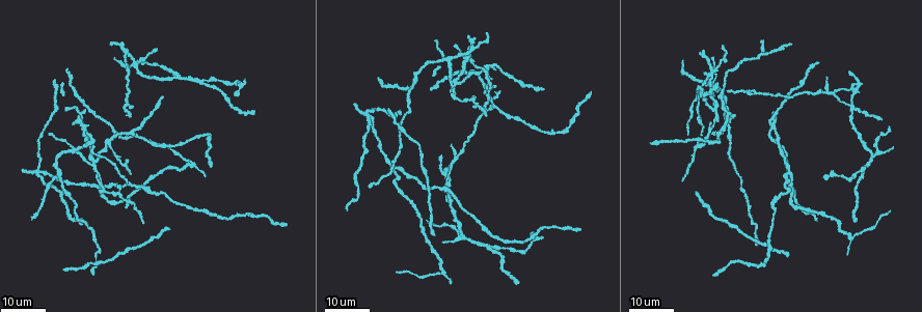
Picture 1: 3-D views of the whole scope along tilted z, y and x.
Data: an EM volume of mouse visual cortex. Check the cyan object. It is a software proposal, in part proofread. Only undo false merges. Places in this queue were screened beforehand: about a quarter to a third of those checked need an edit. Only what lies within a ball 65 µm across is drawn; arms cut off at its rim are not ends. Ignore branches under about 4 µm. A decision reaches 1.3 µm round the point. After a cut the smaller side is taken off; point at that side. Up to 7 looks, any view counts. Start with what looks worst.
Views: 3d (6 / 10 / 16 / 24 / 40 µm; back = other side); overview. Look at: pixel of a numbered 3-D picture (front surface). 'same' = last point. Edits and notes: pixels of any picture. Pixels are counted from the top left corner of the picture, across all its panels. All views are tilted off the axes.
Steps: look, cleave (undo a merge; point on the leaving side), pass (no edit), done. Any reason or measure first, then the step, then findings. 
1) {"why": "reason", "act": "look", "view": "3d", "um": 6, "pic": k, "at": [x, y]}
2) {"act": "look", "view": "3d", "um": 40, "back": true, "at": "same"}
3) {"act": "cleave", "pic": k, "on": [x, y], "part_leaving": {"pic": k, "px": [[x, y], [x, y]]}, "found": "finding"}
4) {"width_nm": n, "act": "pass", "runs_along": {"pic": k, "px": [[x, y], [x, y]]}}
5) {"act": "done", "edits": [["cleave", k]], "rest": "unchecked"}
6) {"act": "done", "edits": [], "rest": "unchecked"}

{"why": "looks like a crossing", "act": "look", "view": "3d", "um": 16, "pic": 1, "at": [709, 74]}

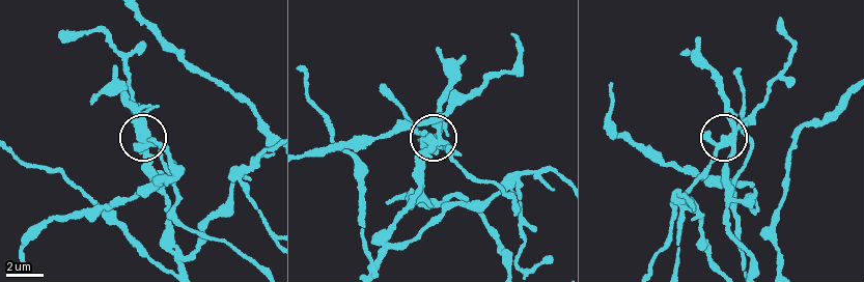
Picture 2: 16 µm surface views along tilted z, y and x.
{"why": "zoom in", "act": "look", "view": "3d", "um": 10, "pic": 2, "at": [434, 141]}

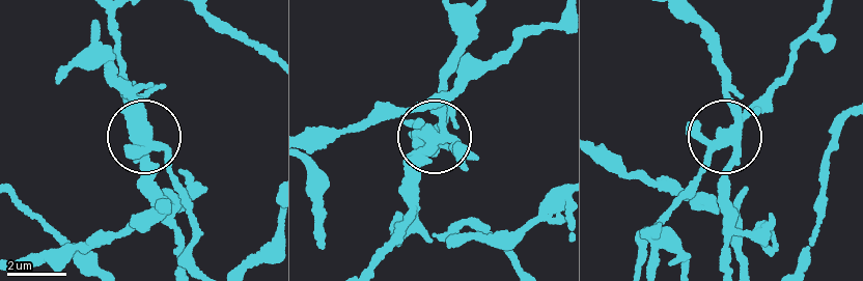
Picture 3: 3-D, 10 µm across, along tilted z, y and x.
{"width_nm": 320, "act": "cleave", "pic": 3, "on": [767, 103], "part_leaving": {"pic": 3, "px": [[137, 129], [159, 150], [185, 204], [194, 262]]}, "found": "two neurons meet here"}

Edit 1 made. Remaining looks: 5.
{"why": "four arms meet", "act": "look", "view": "3d", "um": 24, "pic": 1, "at": [852, 108]}

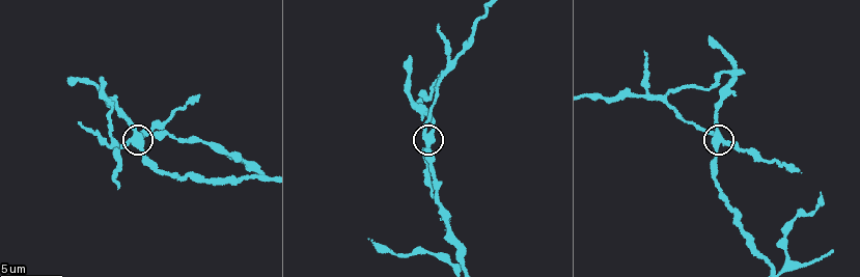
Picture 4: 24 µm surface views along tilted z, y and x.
{"act": "look", "view": "3d", "um": 10, "pic": 4, "at": [720, 142]}

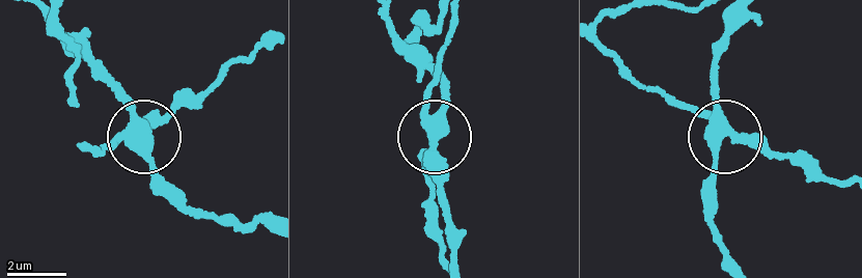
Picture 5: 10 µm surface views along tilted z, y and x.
{"act": "cleave", "pic": 5, "on": [110, 142], "part_leaving": {"pic": 5, "px": [[722, 124], [635, 85], [601, 51]]}, "found": "a second neuron is stuck on"}

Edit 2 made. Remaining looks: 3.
{"act": "look", "view": "overview"}

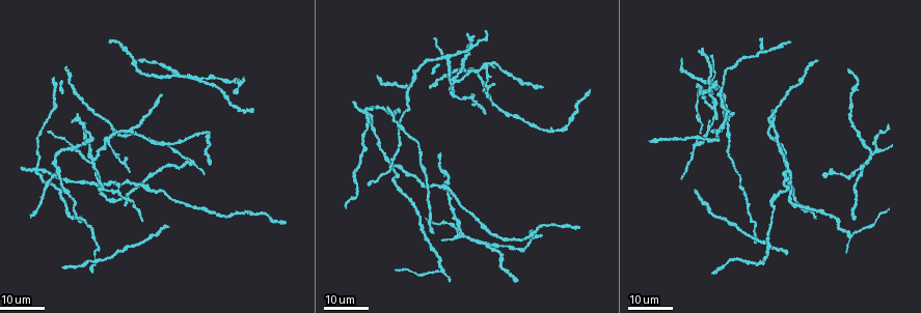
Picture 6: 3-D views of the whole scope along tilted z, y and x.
{"why": "side arm on a straight run", "act": "look", "view": "3d", "um": 16, "pic": 6, "at": [180, 75]}

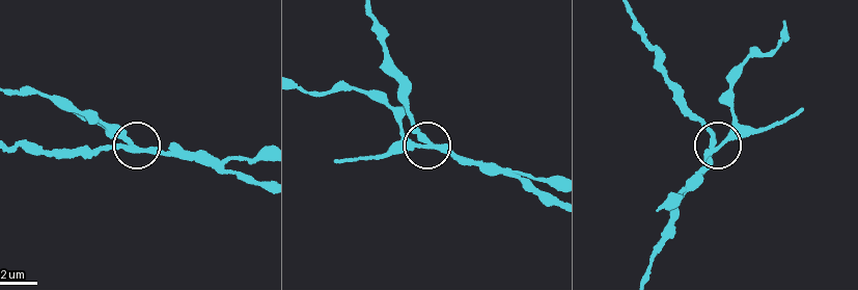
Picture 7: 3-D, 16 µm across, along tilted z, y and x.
{"act": "look", "view": "3d", "um": 10, "pic": 7, "at": [428, 146]}

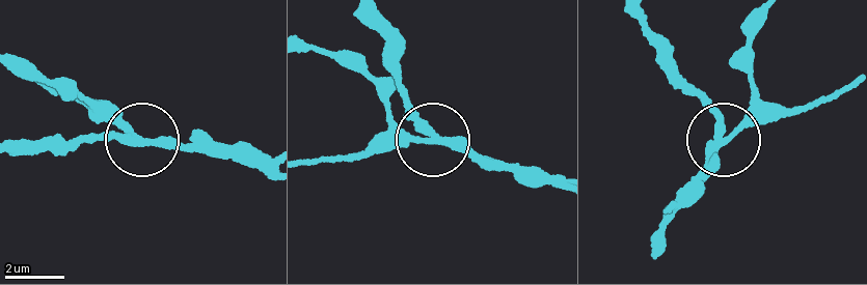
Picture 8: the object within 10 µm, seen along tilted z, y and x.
{"act": "cleave", "pic": 8, "on": [395, 146], "part_leaving": {"pic": 8, "px": [[424, 139], [393, 127], [358, 67], [304, 46]]}, "found": "a second neuron is stuck on"}

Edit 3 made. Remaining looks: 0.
{"act": "done", "edits": [["cleave", 3], ["cleave", 5], ["cleave", 8]], "rest": "unchecked"}

